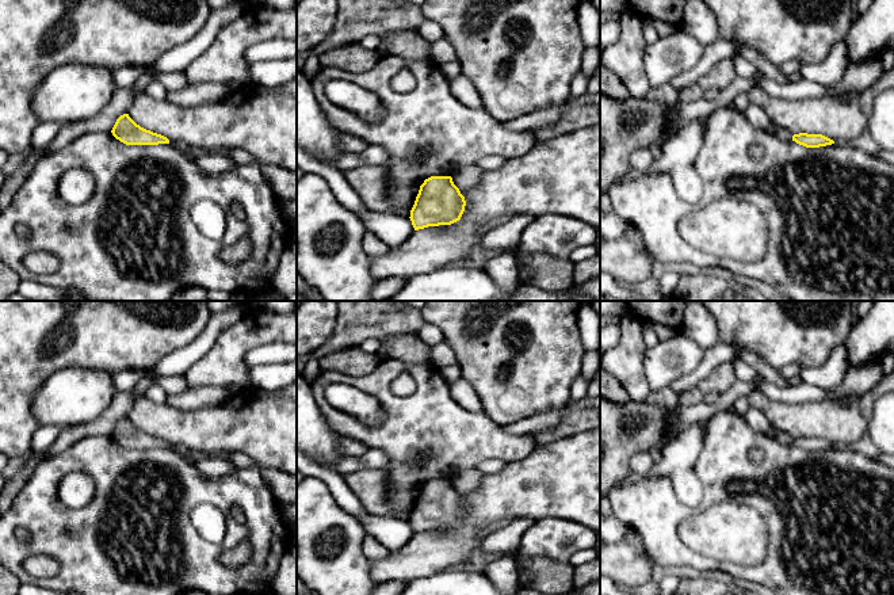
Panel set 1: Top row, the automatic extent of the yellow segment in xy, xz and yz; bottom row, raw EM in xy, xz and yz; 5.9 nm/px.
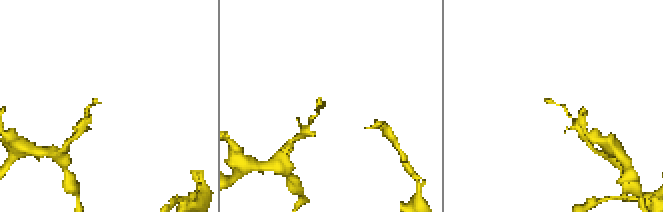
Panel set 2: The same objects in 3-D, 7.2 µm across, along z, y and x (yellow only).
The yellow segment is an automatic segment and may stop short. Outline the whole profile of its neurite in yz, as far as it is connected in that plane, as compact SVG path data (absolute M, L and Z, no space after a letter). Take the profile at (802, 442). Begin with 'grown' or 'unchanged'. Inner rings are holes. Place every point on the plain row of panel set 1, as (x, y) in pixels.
unchanged | M799 436L792 439L792 445L806 451L820 451L834 447L833 443L822 439L822 438L807 438Z

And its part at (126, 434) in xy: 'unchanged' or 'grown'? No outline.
unchanged

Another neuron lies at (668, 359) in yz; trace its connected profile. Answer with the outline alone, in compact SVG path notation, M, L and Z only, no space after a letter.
M680 332L668 340L647 347L643 355L643 373L652 392L668 388L676 378L692 371L703 351Z

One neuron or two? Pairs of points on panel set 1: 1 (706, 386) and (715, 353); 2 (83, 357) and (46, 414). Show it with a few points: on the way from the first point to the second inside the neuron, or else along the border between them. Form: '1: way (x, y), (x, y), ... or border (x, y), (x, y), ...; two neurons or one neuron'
1: border (732, 361), (718, 365), (696, 385); two neurons
2: border (106, 369), (62, 367), (45, 381); two neurons

